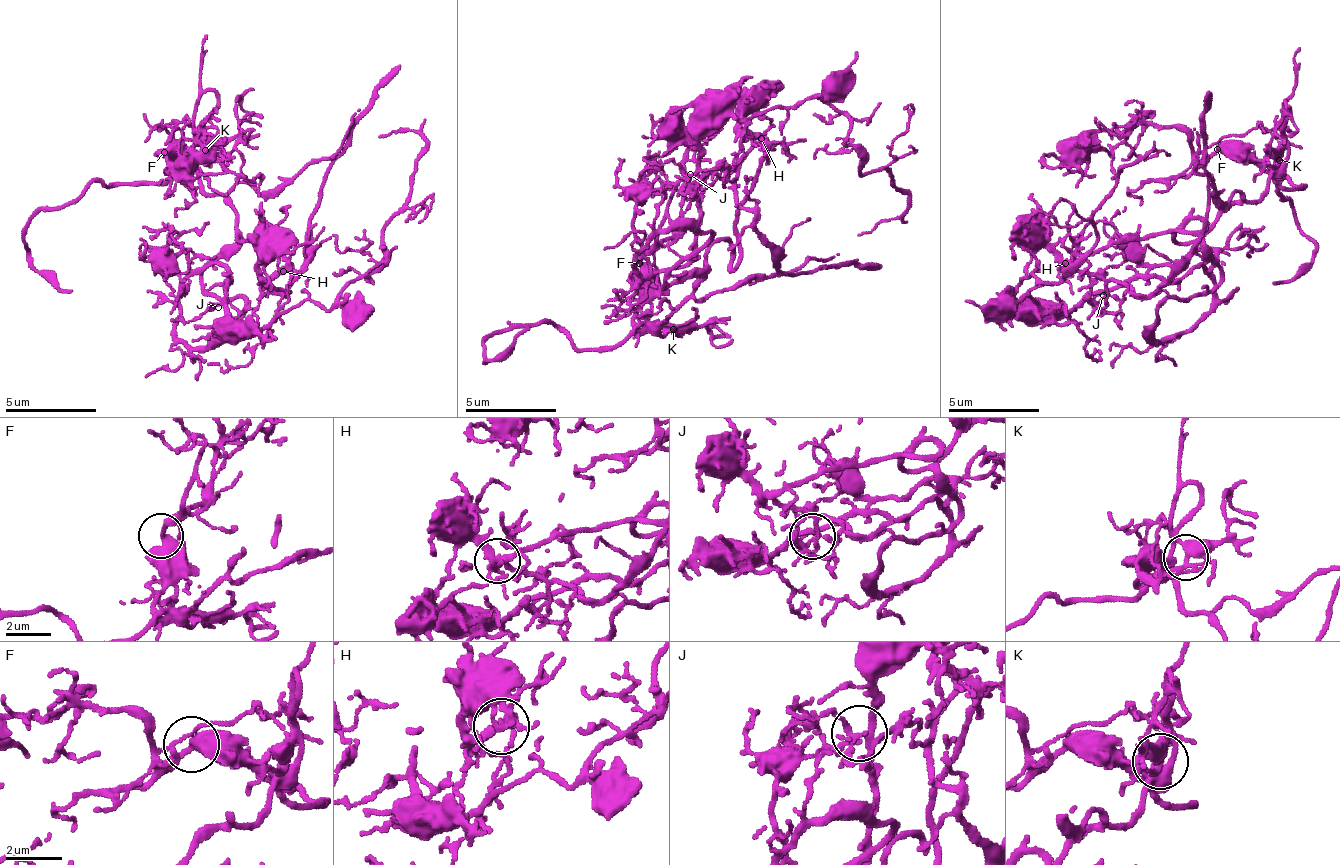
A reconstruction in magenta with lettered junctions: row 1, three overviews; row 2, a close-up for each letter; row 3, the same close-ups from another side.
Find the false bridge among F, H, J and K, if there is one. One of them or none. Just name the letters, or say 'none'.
none

